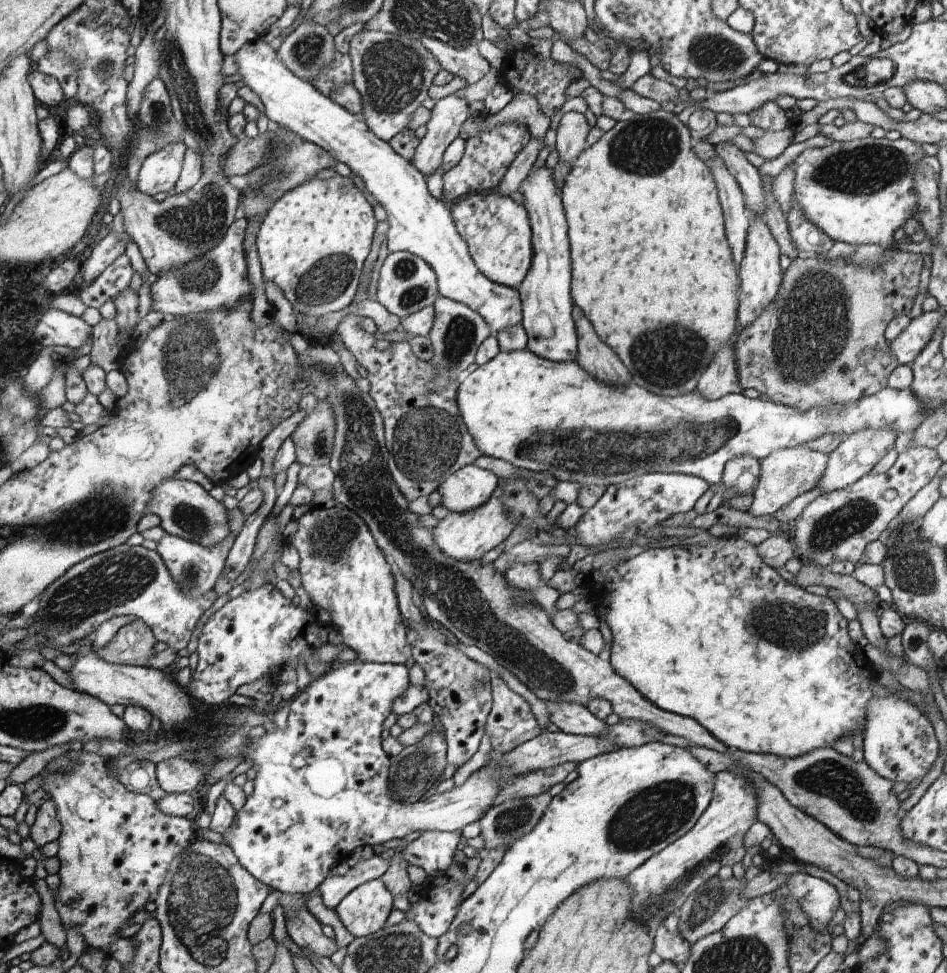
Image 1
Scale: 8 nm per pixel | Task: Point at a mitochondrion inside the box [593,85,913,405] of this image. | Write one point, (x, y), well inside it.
(813, 323)

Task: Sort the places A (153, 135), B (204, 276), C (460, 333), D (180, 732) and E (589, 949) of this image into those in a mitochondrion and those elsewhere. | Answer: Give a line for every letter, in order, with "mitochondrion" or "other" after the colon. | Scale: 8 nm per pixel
A: mitochondrion
B: mitochondrion
C: mitochondrion
D: other
E: other

